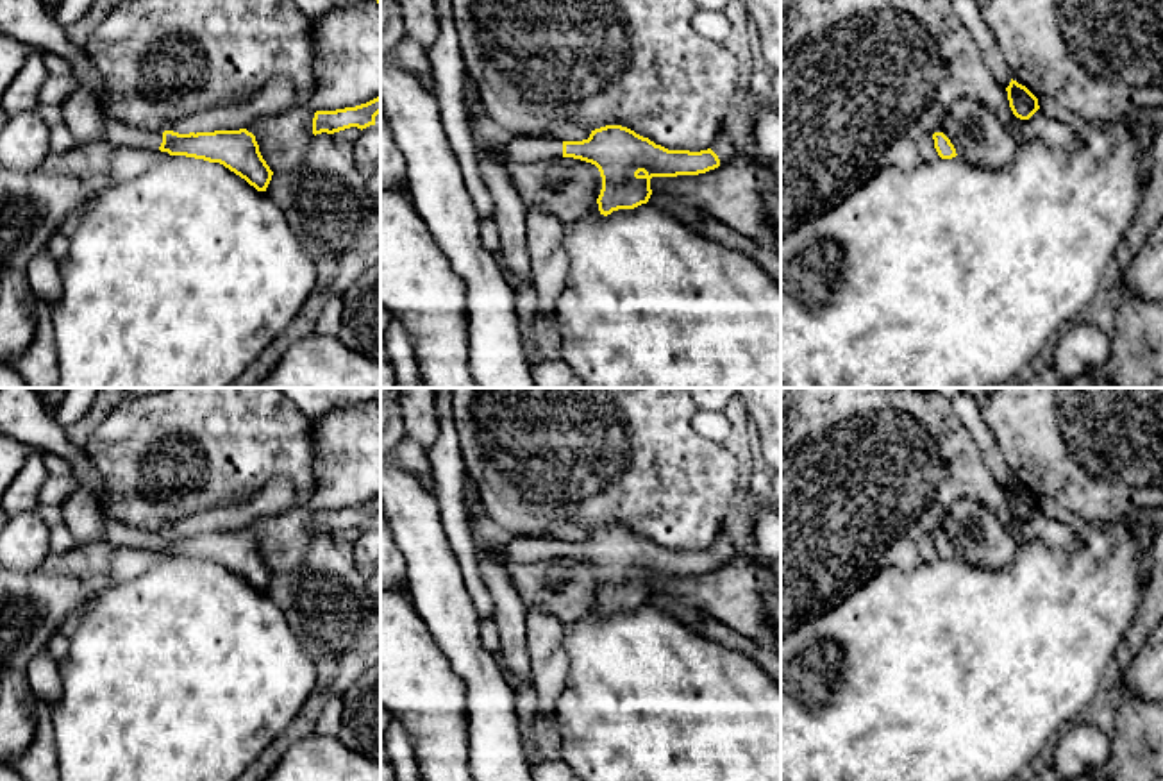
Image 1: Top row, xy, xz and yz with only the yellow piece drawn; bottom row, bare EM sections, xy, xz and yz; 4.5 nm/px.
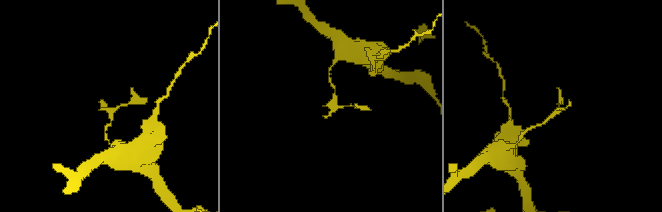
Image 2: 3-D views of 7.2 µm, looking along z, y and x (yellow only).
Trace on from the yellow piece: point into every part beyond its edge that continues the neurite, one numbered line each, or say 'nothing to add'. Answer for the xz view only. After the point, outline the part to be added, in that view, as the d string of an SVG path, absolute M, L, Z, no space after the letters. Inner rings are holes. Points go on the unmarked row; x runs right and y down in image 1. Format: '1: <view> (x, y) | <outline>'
1: xz (524, 549) | M515 536L506 543L509 558L516 563L536 563L541 559L563 558L563 540Z

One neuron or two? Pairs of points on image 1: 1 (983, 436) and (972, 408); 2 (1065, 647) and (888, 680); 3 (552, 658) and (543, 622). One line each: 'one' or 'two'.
1: one
2: one
3: one

